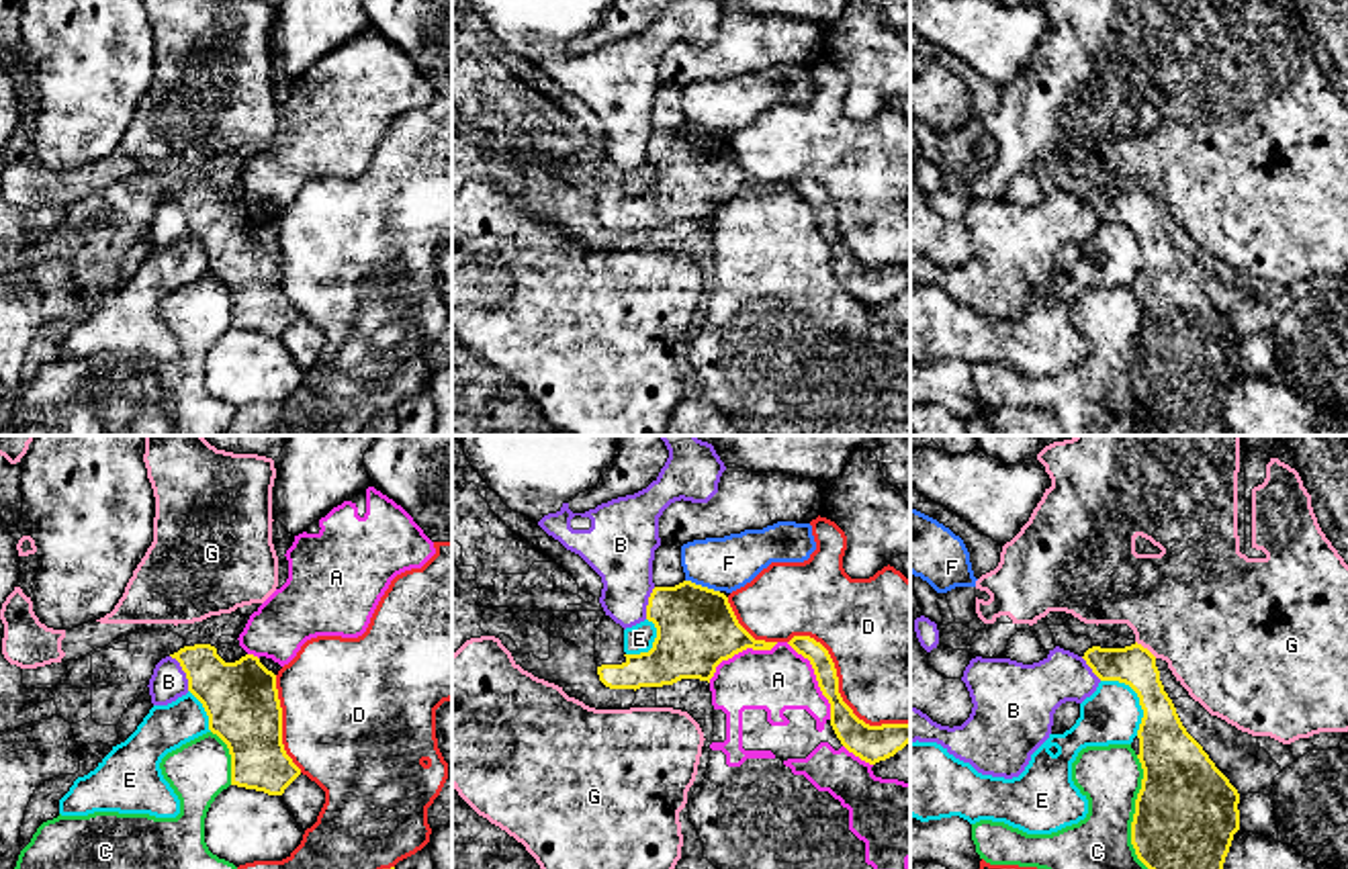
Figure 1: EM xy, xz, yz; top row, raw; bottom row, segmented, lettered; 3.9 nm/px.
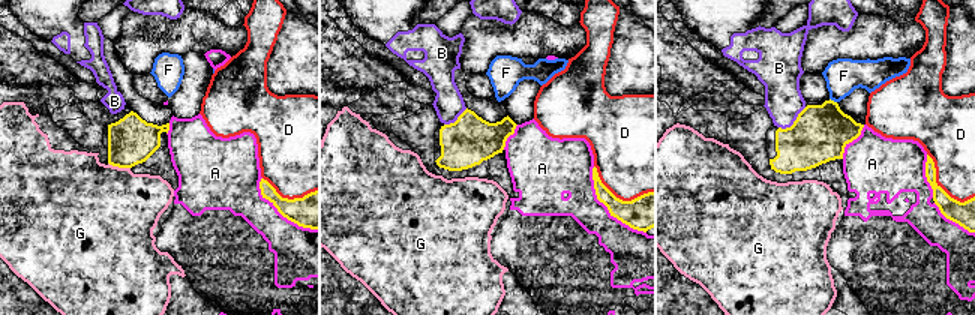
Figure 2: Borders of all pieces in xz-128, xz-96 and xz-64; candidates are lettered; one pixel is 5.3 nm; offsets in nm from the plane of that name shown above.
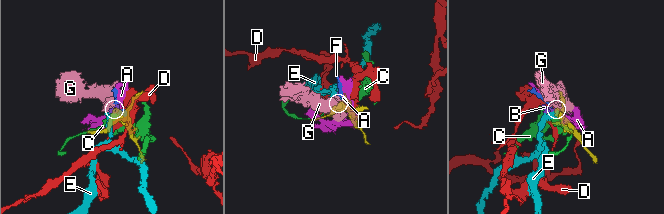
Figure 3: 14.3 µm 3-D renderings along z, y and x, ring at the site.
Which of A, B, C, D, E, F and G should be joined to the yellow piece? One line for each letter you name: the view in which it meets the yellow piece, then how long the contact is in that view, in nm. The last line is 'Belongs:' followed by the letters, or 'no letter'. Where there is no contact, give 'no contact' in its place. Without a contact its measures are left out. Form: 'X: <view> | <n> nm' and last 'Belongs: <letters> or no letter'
Belongs: no letter

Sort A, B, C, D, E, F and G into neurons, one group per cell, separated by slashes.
A G / B / C / D / E / F

